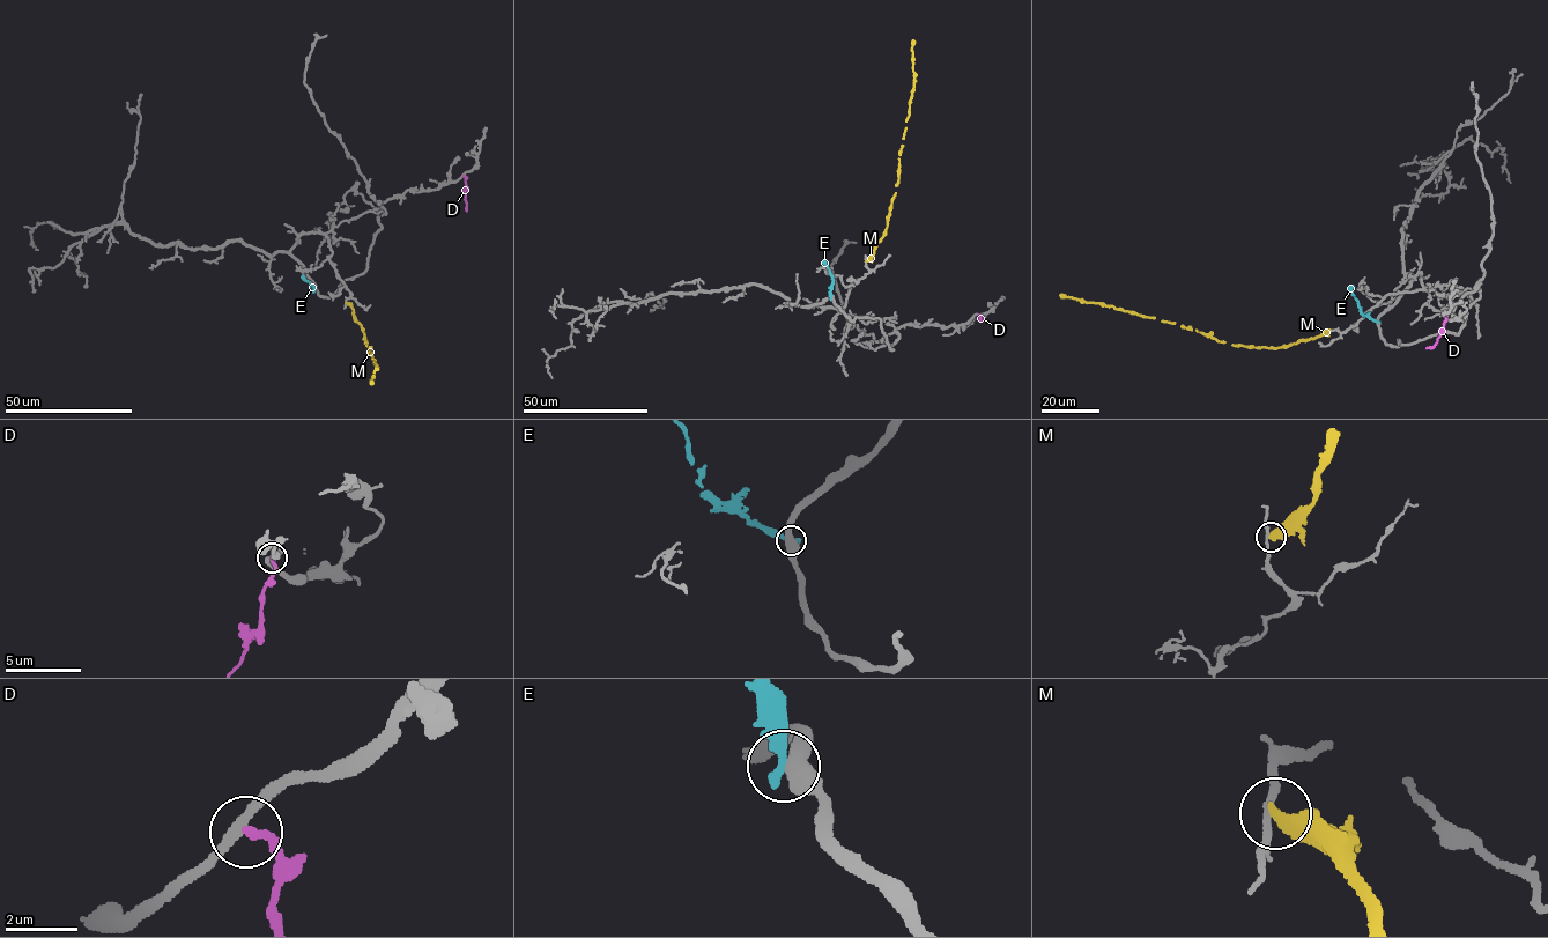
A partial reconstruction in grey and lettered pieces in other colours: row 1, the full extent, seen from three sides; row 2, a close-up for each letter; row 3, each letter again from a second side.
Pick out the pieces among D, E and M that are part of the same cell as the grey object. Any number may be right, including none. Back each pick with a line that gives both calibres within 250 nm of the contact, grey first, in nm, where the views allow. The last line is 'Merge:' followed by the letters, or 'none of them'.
Merge: none of them

